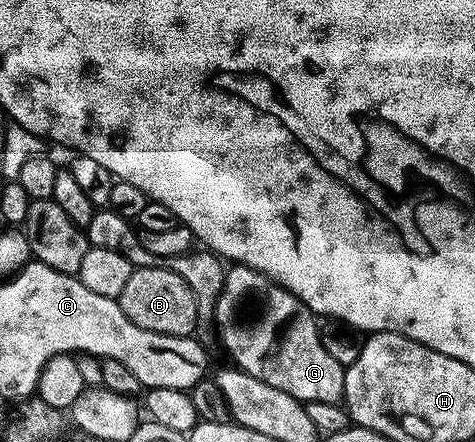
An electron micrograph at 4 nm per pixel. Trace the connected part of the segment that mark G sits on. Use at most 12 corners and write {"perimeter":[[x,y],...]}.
{"perimeter":[[233,264],[217,330],[236,369],[302,404],[340,403],[317,318]]}

